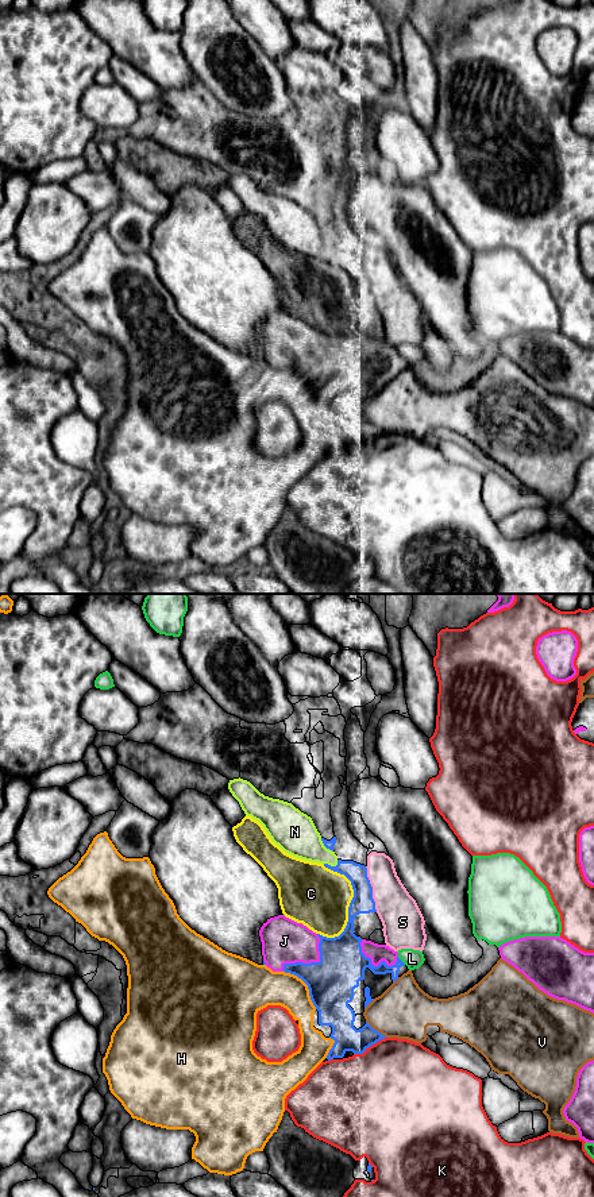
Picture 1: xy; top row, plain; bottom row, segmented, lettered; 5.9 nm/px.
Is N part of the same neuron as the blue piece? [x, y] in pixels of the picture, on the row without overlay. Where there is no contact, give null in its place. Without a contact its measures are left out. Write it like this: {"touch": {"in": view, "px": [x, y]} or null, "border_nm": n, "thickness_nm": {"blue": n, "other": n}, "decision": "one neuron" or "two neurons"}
{"touch": {"in": "xy", "px": [330, 261]}, "border_nm": 100, "thickness_nm": {"blue": 120, "other": 240}, "decision": "two neurons"}

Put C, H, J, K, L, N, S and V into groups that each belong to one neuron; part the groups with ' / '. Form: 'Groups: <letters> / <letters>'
Groups: C / H / J / K / L / N S / V

